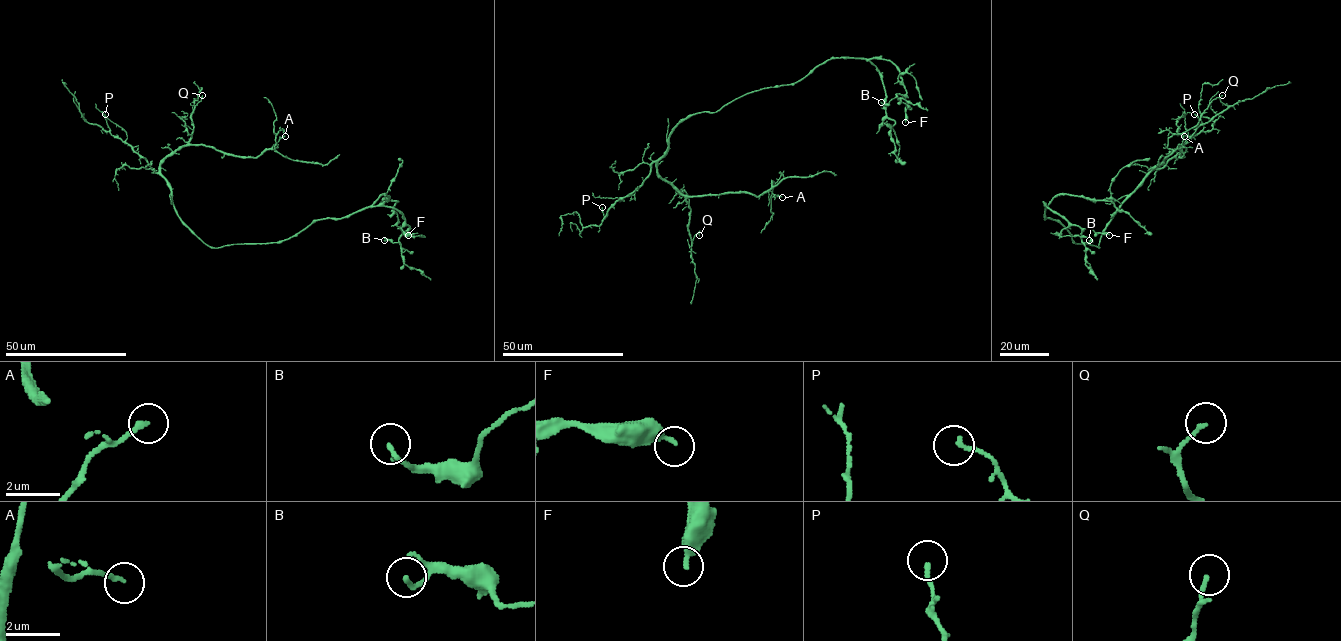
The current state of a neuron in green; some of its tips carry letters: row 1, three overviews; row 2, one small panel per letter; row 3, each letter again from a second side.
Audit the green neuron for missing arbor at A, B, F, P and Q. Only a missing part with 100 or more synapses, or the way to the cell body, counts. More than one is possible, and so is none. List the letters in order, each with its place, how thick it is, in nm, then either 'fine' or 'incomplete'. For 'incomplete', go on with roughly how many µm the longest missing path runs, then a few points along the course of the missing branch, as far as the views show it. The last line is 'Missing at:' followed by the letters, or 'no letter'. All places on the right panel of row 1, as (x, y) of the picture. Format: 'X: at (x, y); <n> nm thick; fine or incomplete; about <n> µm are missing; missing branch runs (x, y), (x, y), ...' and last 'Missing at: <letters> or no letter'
A: at (1184, 136); 180 nm thick; fine
B: at (1089, 240); 160 nm thick; fine
F: at (1109, 235); 240 nm thick; fine
P: at (1194, 114); 150 nm thick; fine
Q: at (1222, 95); 160 nm thick; fine
Missing at: no letter

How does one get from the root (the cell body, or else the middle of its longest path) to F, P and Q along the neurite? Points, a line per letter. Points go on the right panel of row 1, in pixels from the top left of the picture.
F: (1100, 242), (1099, 247), (1076, 244), (1059, 222), (1045, 218), (1045, 206), (1072, 224), (1109, 235)
P: (1100, 242), (1119, 206), (1142, 180), (1151, 171), (1162, 168), (1203, 129), (1194, 114)
Q: (1100, 242), (1102, 231), (1140, 182), (1173, 150), (1184, 144), (1198, 126), (1227, 108), (1220, 100), (1222, 95)

